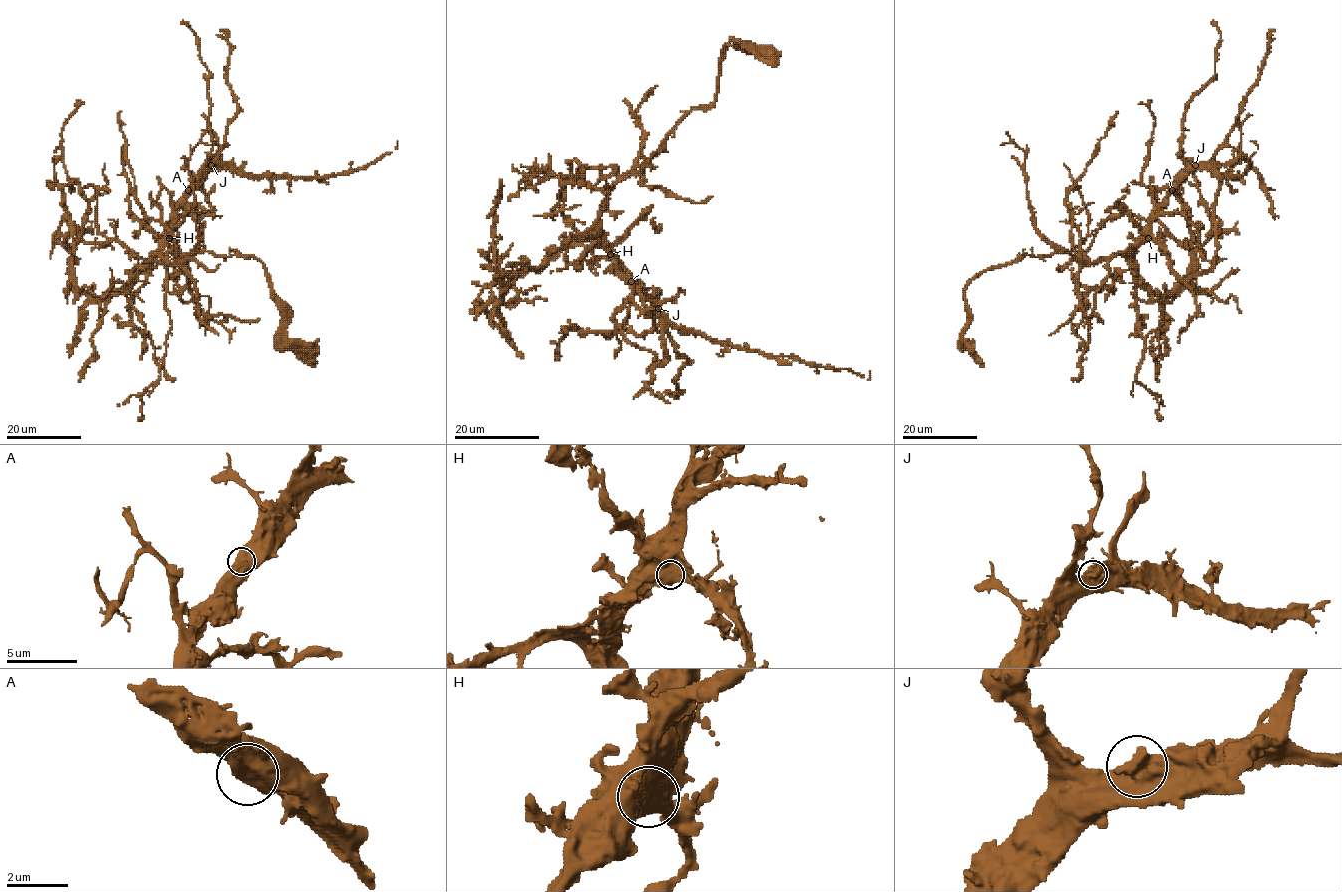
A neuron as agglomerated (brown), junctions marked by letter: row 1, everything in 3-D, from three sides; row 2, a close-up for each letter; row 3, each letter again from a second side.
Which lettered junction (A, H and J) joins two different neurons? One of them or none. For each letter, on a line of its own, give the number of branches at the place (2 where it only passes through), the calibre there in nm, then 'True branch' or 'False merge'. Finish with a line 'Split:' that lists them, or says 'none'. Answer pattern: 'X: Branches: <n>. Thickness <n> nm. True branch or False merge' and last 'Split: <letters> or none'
A: Branches: 1. Thickness 950 nm. True branch
H: Branches: 1. Thickness 1050 nm. True branch
J: Branches: 1. Thickness 1000 nm. True branch
Split: none

